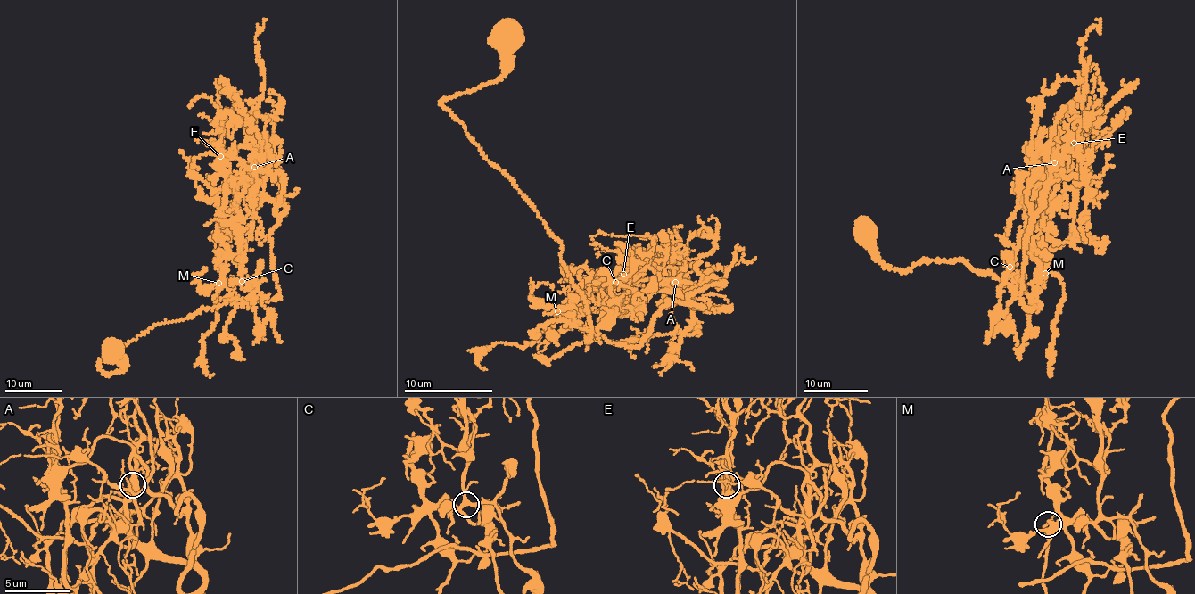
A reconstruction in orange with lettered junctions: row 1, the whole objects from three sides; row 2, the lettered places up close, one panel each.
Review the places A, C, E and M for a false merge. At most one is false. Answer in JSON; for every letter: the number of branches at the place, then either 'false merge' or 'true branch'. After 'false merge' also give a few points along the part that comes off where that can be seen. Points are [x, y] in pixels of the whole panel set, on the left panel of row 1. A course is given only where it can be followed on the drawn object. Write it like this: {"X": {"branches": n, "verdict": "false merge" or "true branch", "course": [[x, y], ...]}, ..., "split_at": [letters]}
{"A": {"branches": 4, "verdict": "true branch"}, "C": {"branches": 6, "verdict": "true branch"}, "E": {"branches": 6, "verdict": "true branch"}, "M": {"branches": 4, "verdict": "true branch"}, "split_at": []}

